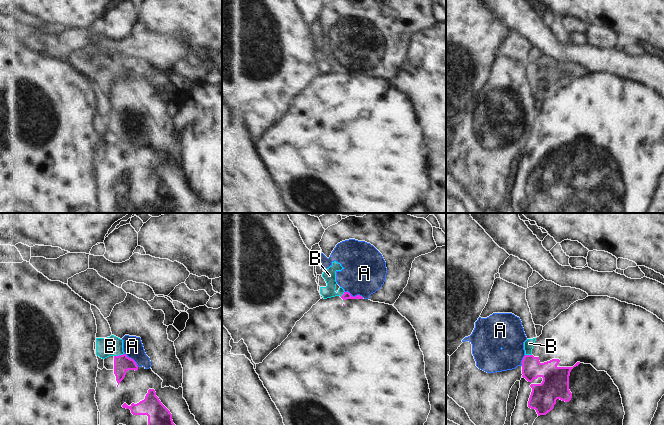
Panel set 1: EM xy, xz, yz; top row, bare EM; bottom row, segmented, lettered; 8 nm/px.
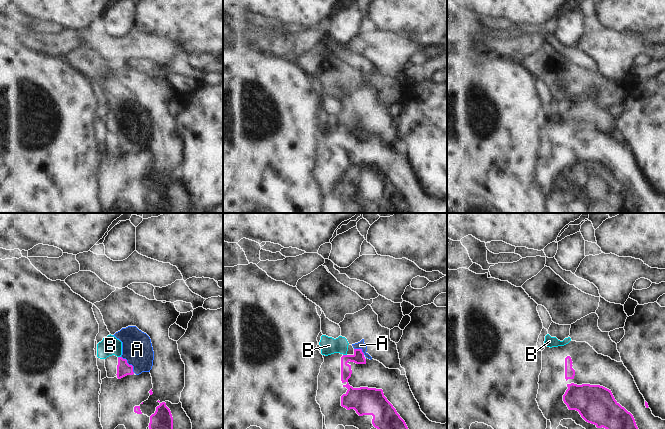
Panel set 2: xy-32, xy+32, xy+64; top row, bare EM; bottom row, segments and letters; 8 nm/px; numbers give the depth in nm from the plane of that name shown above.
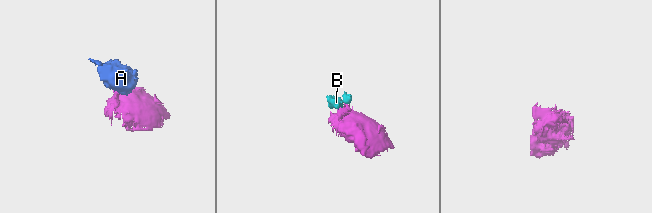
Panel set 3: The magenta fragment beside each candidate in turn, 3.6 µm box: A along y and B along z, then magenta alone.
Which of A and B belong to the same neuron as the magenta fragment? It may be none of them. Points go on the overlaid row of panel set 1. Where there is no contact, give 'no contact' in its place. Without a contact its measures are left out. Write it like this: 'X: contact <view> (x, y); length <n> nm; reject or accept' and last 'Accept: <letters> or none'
A: contact xz (355, 296); length 160 nm; reject
B: contact xy (119, 355); length 80 nm; reject
Accept: none

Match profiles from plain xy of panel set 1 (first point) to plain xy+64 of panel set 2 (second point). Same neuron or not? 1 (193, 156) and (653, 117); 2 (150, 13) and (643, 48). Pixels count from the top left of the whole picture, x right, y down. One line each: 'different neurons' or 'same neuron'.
1: same neuron
2: different neurons

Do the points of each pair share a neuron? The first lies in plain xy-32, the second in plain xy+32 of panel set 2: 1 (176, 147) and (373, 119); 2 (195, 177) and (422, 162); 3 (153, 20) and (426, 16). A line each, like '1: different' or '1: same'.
1: same
2: same
3: same

